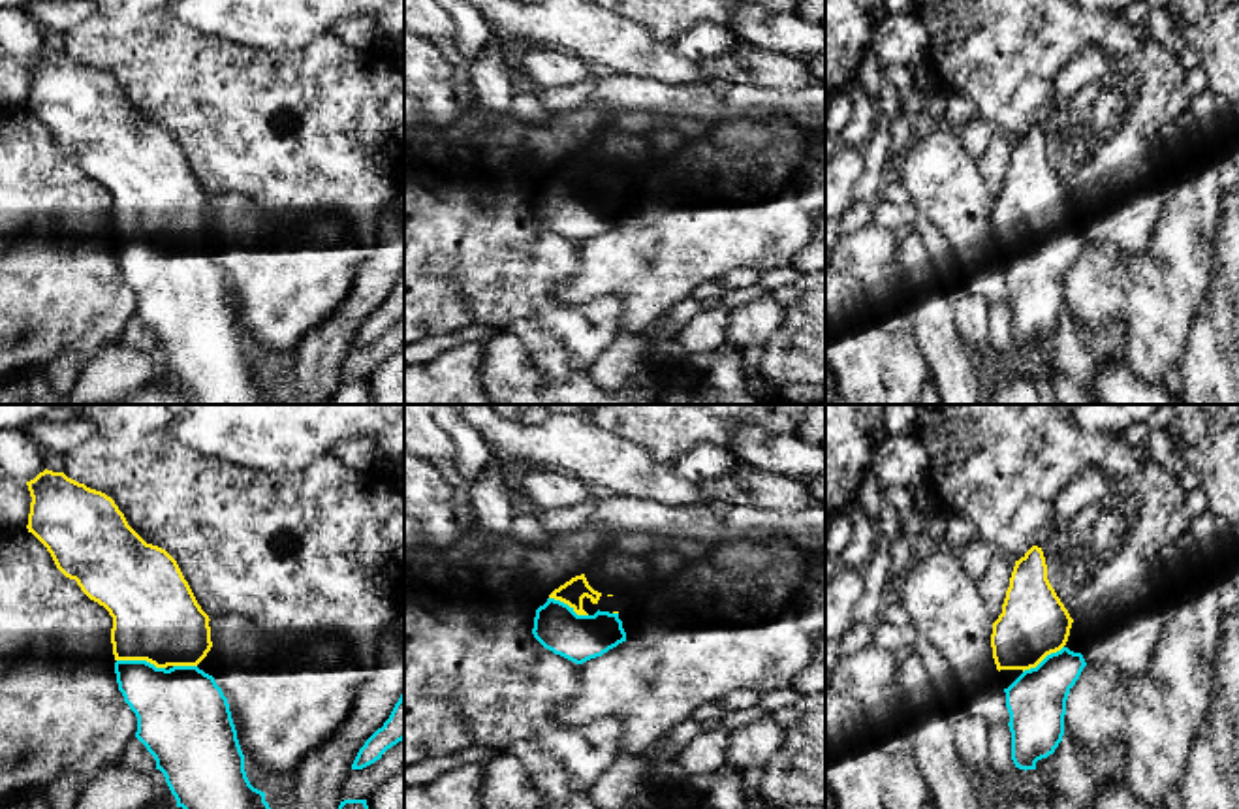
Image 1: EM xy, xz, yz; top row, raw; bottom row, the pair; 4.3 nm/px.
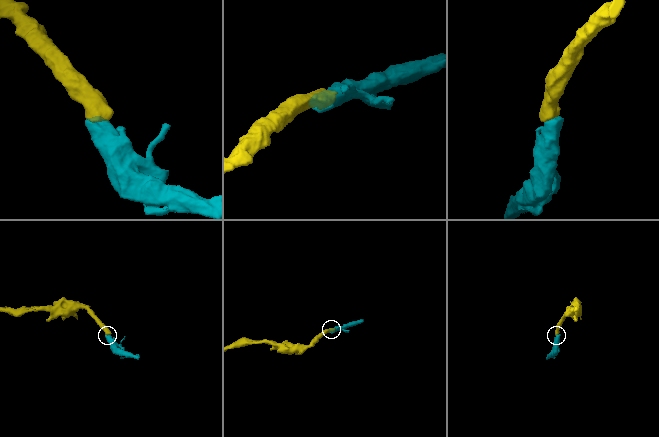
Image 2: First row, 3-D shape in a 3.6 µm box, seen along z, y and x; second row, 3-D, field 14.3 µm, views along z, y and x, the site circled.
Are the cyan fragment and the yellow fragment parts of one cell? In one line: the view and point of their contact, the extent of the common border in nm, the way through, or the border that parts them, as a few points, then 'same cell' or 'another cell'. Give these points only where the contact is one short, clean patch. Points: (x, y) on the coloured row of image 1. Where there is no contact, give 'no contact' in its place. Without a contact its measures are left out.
xy (141, 661) | 220 nm | across xy (175, 708), (141, 674), (141, 661), (143, 644), (156, 618) | same cell

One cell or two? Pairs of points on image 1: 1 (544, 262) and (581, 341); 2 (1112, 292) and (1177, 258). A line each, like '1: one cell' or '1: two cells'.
1: one cell
2: one cell

